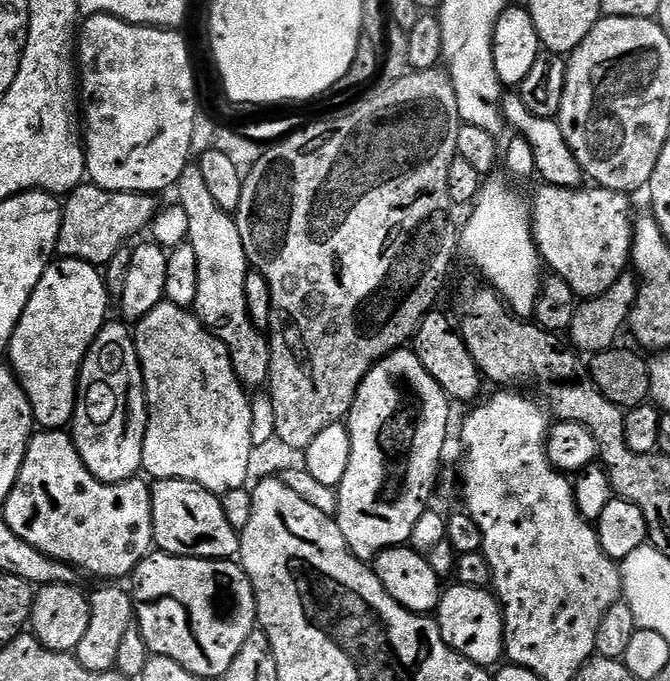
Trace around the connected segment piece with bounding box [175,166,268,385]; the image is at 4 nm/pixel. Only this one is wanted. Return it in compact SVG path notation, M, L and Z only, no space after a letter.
M192 166L185 176L177 175L176 196L178 206L186 214L187 243L196 260L196 287L192 293L191 311L204 327L218 334L226 349L233 372L245 385L263 385L268 378L268 353L265 341L259 336L257 325L248 315L244 278L246 261L244 247L238 238L235 219L214 202L206 182L200 177L199 167Z

